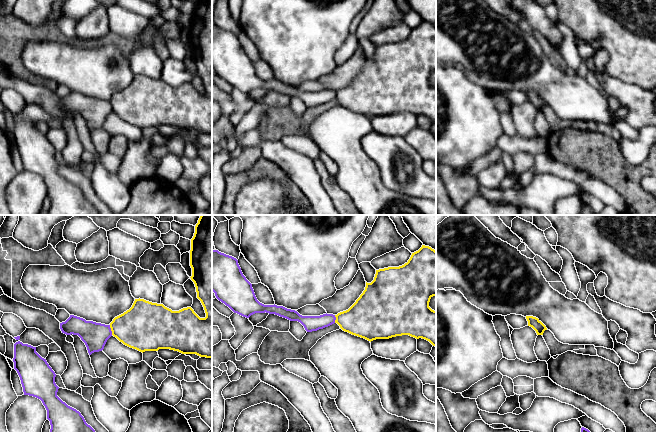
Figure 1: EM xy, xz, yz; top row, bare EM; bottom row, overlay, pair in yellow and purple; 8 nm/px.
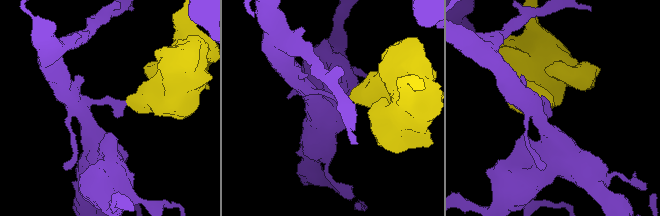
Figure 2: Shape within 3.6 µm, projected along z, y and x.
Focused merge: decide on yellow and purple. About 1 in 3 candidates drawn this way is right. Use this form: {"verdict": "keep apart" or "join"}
{"verdict": "keep apart"}

